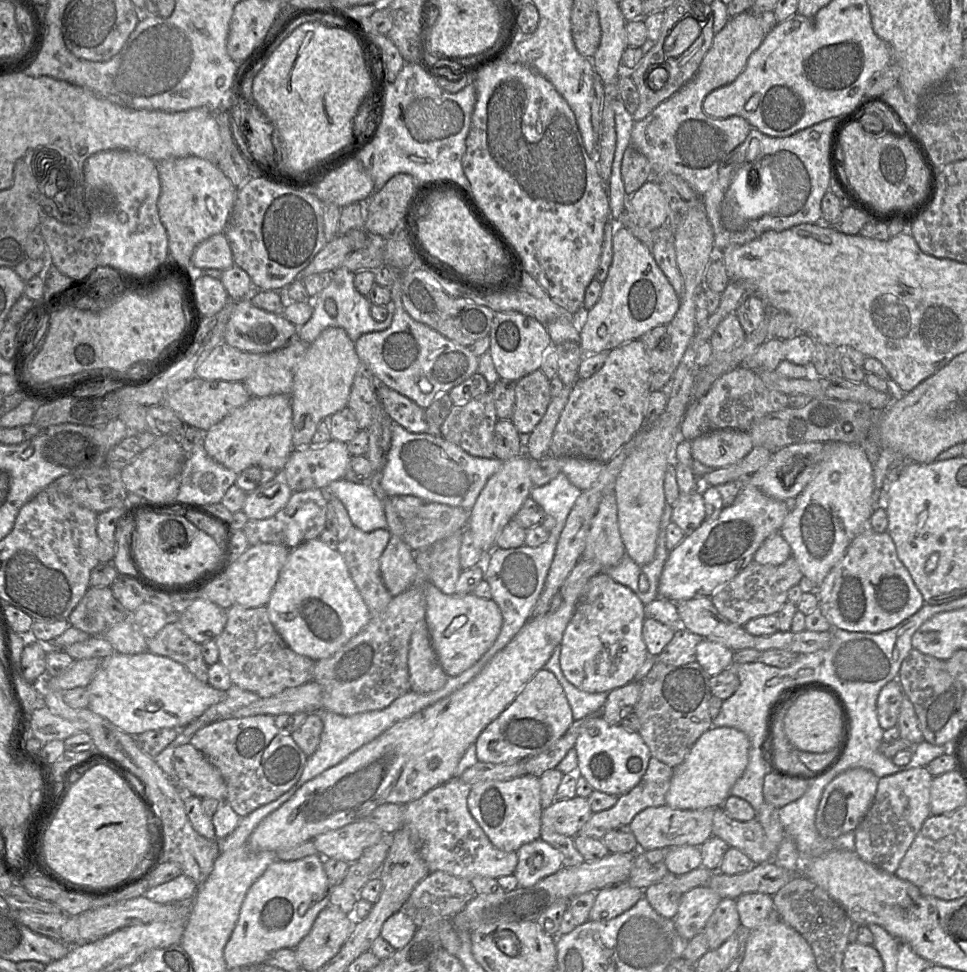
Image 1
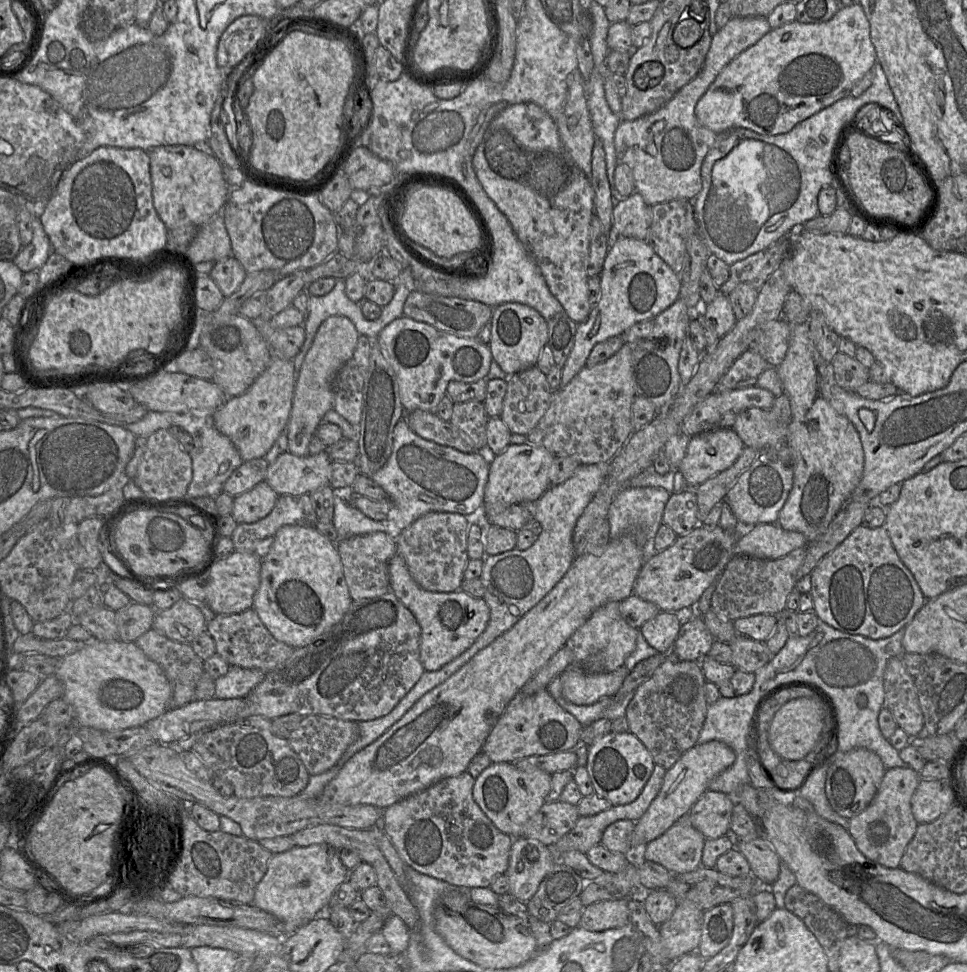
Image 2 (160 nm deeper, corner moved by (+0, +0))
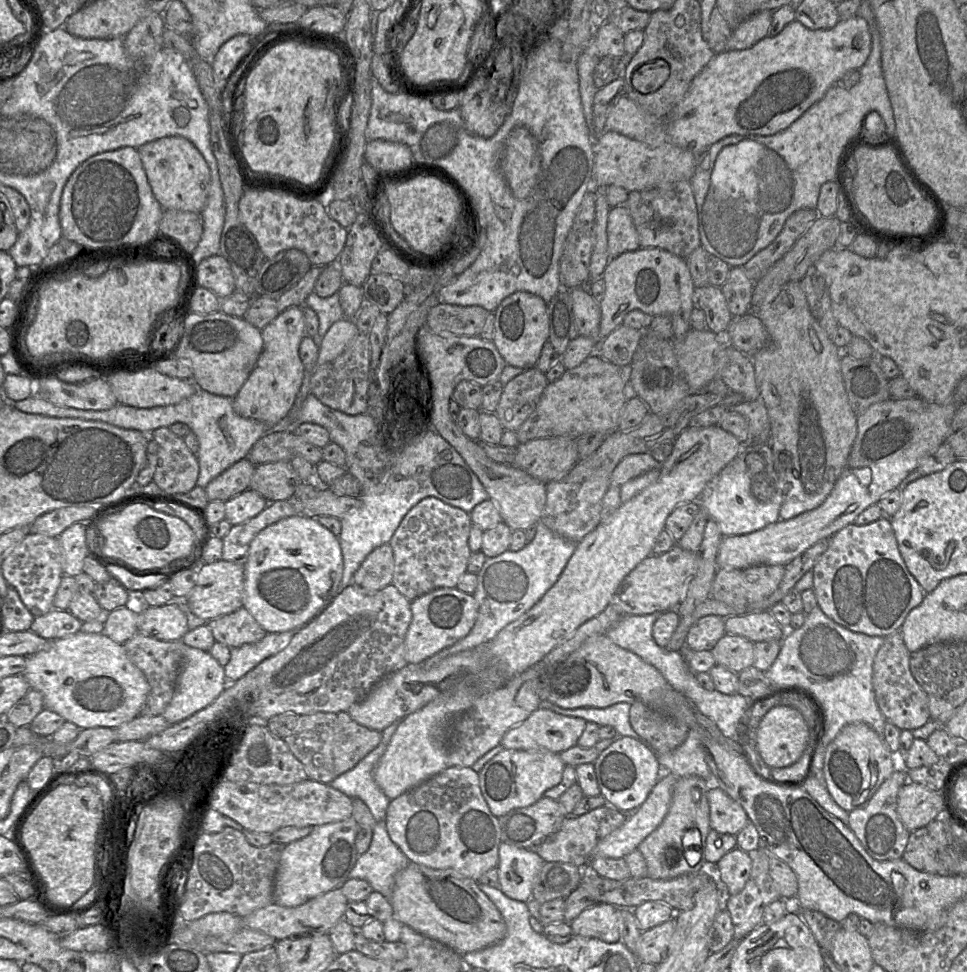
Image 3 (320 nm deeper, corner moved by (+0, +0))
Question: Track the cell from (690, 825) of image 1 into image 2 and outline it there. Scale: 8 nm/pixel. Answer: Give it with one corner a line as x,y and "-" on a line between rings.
707,790
686,817
706,839
731,835
730,822
735,802
728,794

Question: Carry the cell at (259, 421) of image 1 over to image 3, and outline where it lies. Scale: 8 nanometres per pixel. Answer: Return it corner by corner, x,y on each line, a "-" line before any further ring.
290,307
261,330
263,350
248,379
232,399
233,409
239,416
277,426
289,414
304,376
304,366
299,357
304,329
302,307

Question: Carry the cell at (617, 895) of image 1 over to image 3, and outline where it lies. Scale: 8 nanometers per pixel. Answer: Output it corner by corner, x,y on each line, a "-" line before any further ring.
606,903
585,909
569,922
573,935
595,938
606,943
621,941
617,910
615,906

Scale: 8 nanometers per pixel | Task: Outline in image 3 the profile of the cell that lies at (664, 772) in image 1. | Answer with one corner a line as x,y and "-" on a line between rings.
606,804
581,816
567,816
555,834
525,849
537,853
545,862
587,868
599,841
599,824
610,808

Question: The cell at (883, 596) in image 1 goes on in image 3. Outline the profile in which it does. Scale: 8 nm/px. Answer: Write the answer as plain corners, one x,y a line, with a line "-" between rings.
882,516
877,521
869,523
867,525
856,525
855,523
848,524
838,532
836,532
829,539
829,546
827,550
821,555
814,567
813,571
813,590
817,599
817,605
824,612
826,616
832,619
837,624
847,628
850,631
863,633
869,636
881,636
886,637
896,631
900,631
904,620
906,619
909,612
915,607
919,606
925,596
924,591
922,590
919,583
911,575
907,569
905,562
899,552
897,540
891,525
890,517

